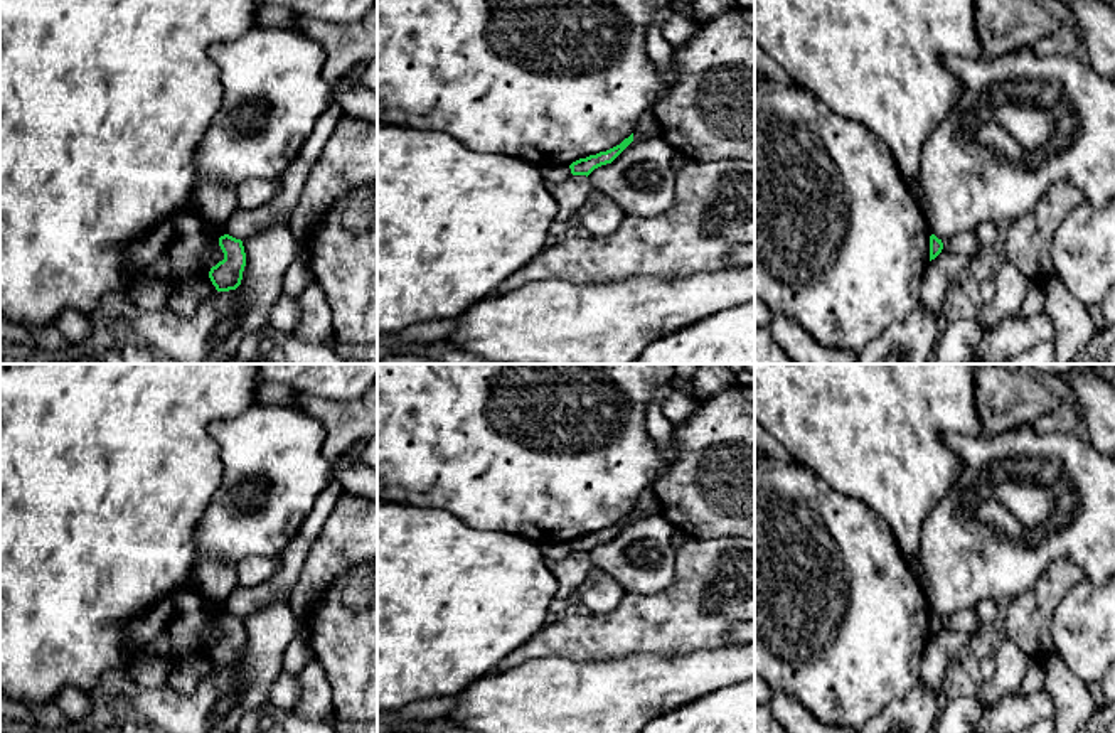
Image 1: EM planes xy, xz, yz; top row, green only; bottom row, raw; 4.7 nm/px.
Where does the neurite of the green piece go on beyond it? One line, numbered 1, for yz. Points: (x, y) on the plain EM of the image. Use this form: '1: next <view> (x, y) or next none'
1: next none

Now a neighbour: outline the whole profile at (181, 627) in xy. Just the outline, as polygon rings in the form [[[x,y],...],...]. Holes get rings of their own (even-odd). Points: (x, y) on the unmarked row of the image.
[[[192,580],[116,627],[125,635],[130,661],[157,657],[172,667],[205,661],[209,677],[219,671],[209,649],[224,637],[219,623],[219,615],[224,612],[226,605],[212,602]]]

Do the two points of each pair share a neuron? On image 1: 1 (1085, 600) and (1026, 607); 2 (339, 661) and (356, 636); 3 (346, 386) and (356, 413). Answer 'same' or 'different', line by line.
1: different
2: same
3: different

